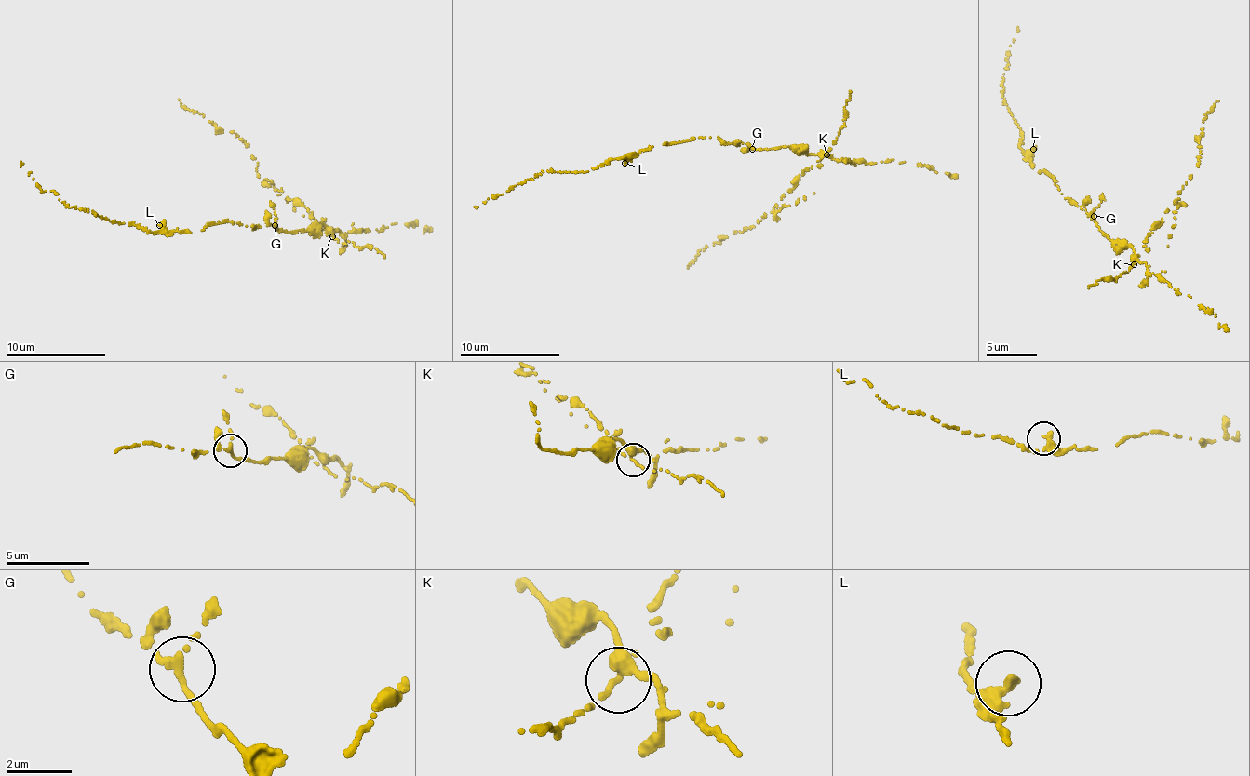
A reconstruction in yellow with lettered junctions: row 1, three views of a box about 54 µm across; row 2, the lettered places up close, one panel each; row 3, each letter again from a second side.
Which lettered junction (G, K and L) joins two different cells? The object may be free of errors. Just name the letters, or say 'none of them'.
K

